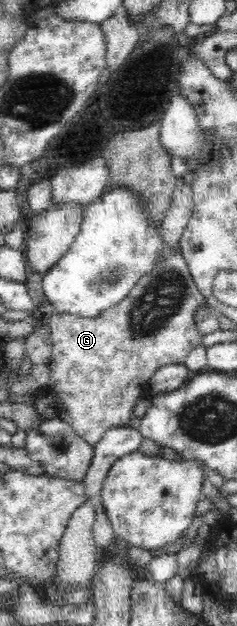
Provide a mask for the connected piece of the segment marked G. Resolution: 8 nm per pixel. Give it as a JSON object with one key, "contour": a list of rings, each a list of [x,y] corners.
{"contour":[[[178,176],[172,194],[170,209],[161,223],[160,236],[164,243],[163,252],[155,258],[154,268],[138,279],[134,290],[114,307],[108,308],[96,318],[79,317],[62,313],[53,313],[48,326],[51,330],[51,355],[46,363],[51,378],[47,392],[58,398],[58,416],[78,434],[88,445],[95,449],[96,444],[104,437],[109,428],[126,427],[133,417],[133,406],[148,384],[138,384],[150,377],[161,366],[182,364],[191,350],[201,344],[200,329],[197,328],[196,316],[202,308],[208,308],[206,298],[198,291],[187,262],[179,248],[180,238],[188,226],[194,211],[194,200],[190,184]]]}

